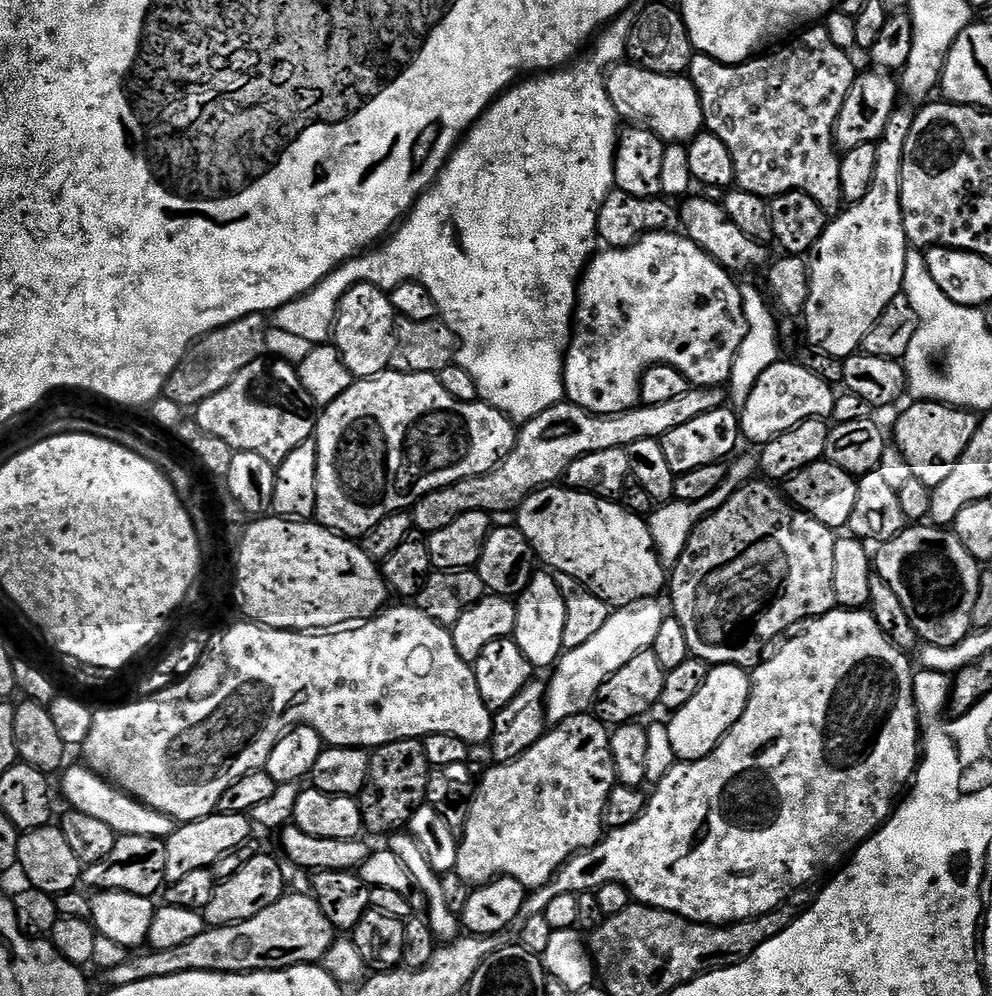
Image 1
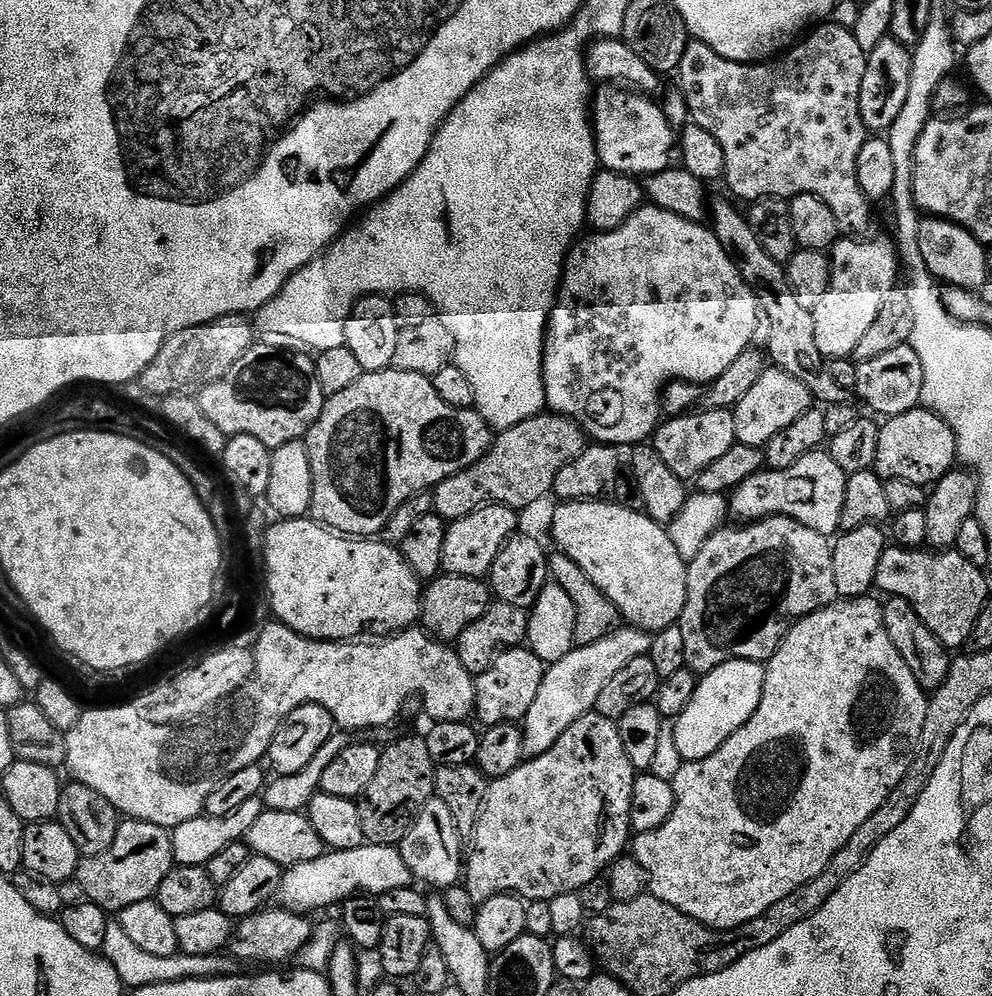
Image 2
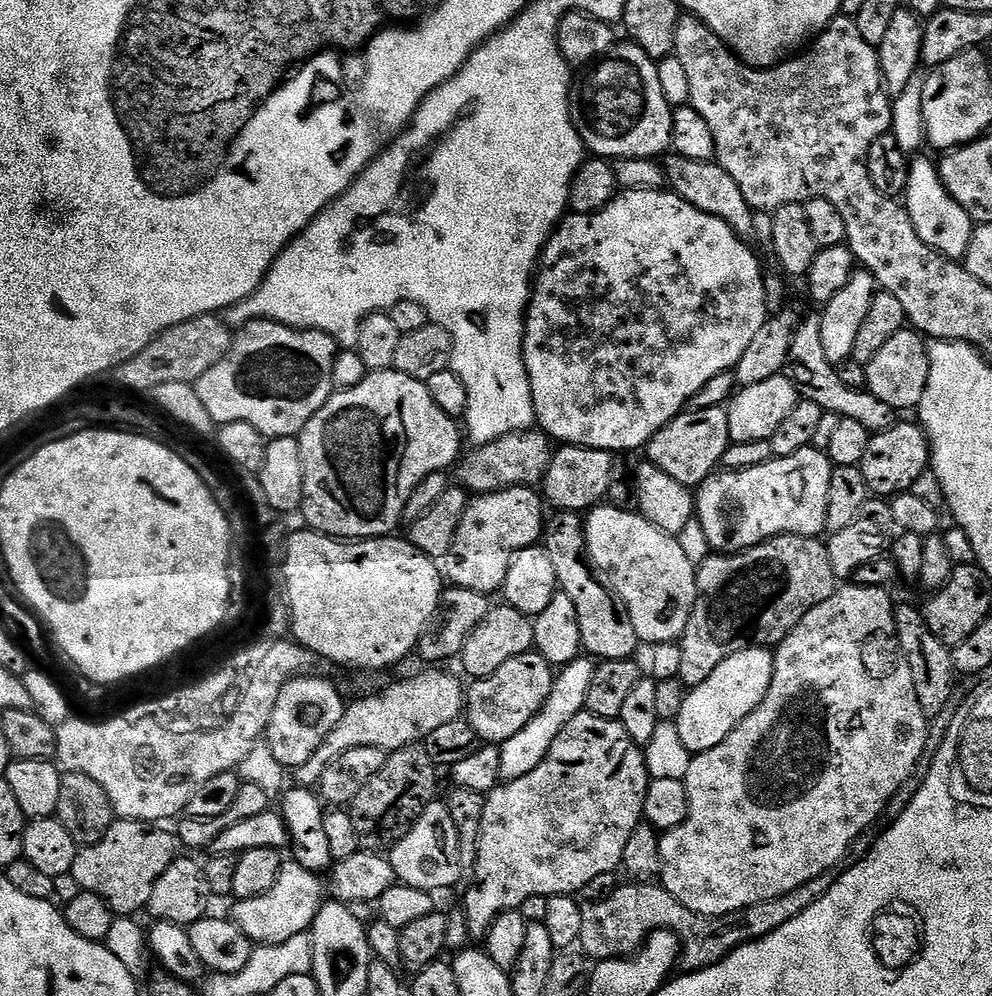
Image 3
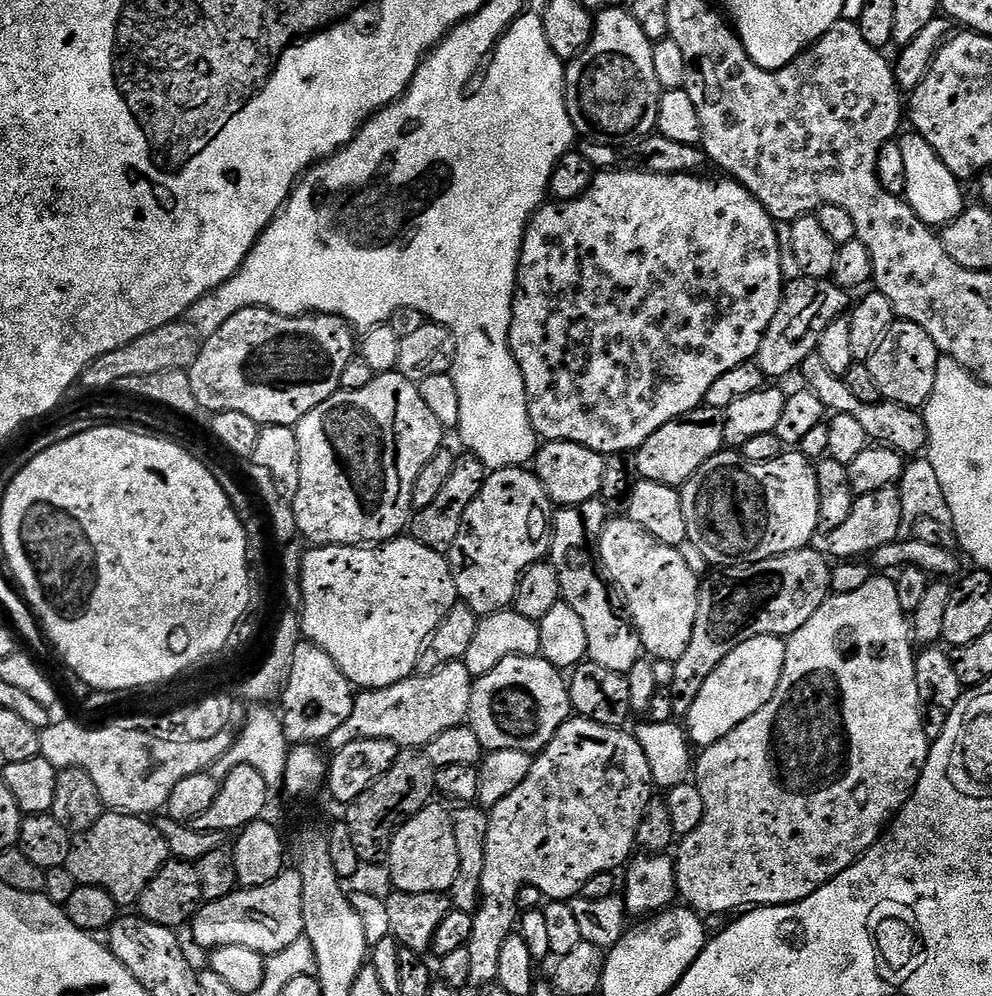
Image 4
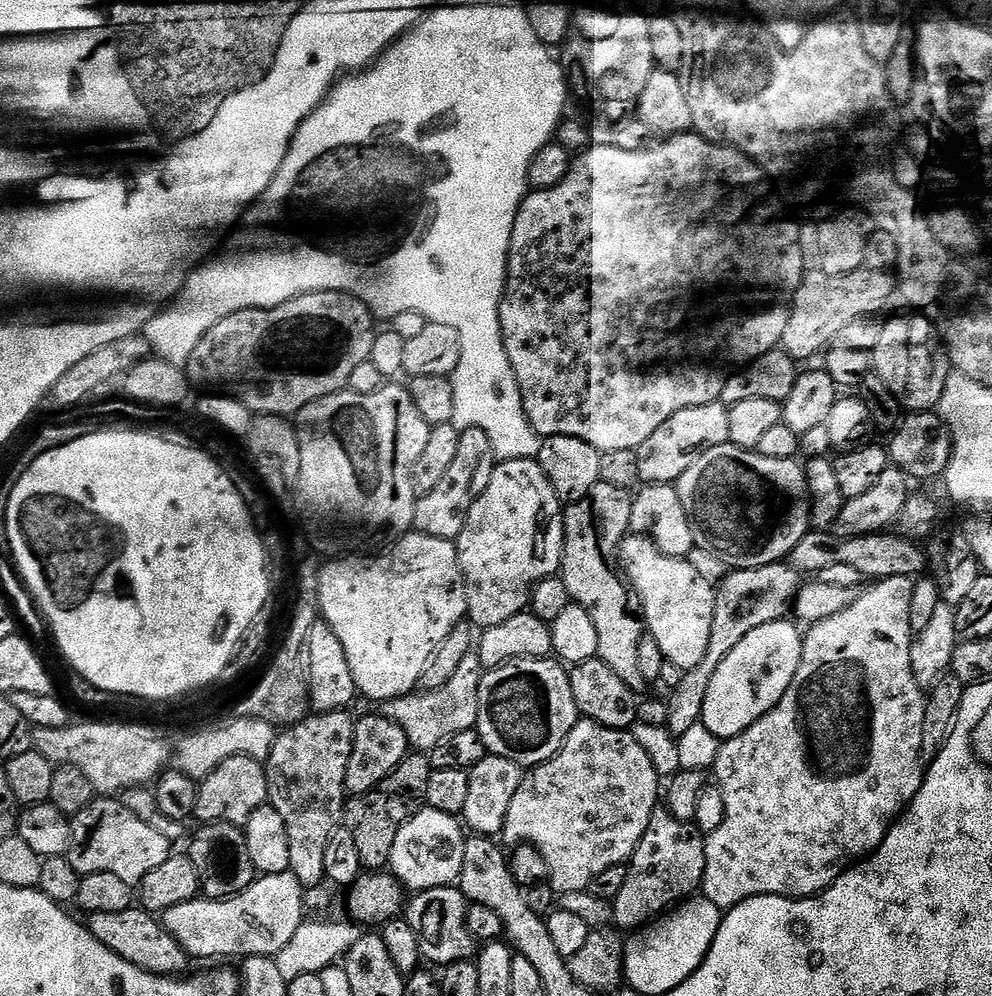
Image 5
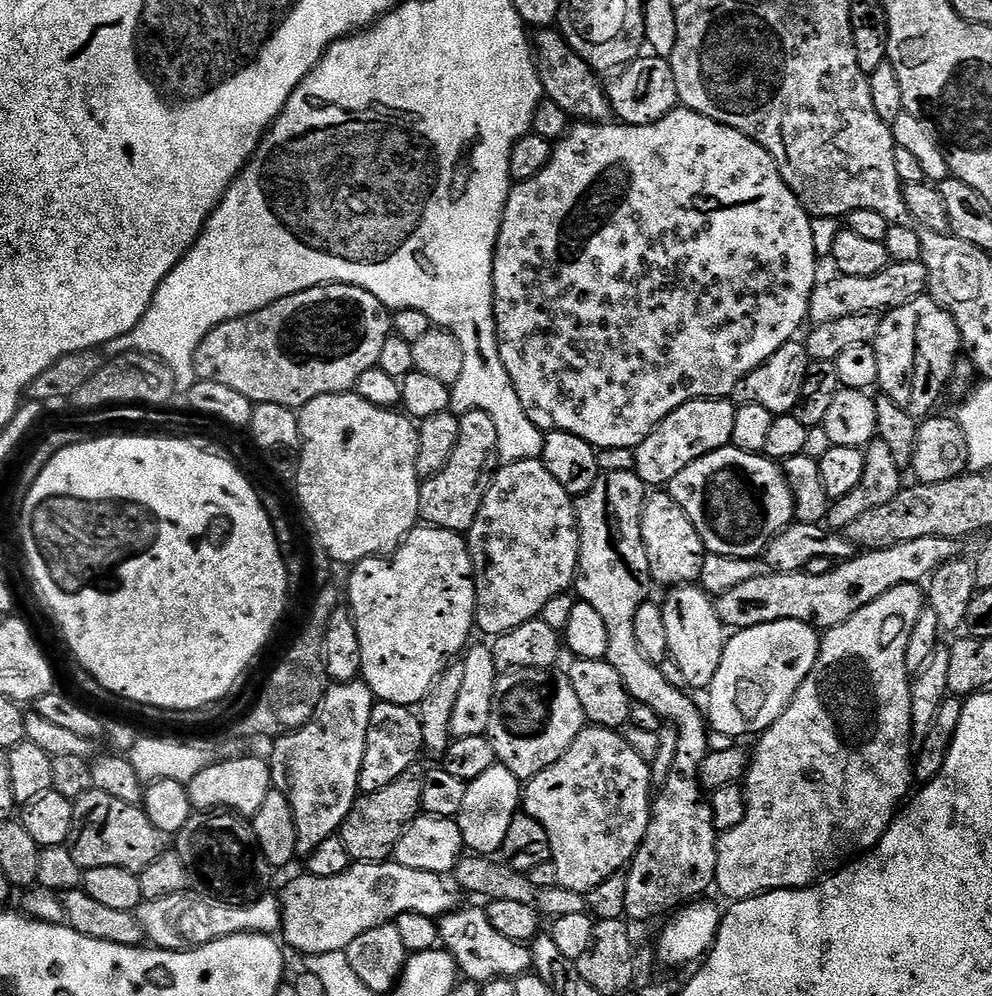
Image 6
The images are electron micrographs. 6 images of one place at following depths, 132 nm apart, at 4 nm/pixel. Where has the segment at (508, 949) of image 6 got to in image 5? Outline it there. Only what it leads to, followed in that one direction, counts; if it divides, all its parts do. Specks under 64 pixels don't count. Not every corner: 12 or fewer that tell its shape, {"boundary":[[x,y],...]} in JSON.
{"boundary":[[456,886],[417,892],[406,919],[420,954],[447,966],[477,955]]}

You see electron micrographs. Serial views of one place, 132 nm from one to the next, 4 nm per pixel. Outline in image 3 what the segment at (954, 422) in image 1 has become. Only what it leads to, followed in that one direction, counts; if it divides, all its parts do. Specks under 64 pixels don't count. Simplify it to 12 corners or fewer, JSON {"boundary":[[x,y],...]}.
{"boundary":[[919,423],[877,432],[858,467],[872,496],[917,487],[932,446]]}

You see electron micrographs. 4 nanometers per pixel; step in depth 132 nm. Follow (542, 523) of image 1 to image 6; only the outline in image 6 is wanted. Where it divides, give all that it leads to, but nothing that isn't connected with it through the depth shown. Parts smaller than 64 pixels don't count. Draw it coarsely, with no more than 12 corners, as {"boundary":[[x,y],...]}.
{"boundary":[[676,586],[662,600],[671,660],[706,690],[726,629],[713,597]]}

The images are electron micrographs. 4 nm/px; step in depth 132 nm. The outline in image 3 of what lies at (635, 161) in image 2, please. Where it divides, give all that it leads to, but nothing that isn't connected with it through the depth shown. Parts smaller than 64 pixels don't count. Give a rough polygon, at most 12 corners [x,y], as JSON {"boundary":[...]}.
{"boundary":[[620,42],[568,97],[585,149],[612,162],[672,147],[657,61]]}

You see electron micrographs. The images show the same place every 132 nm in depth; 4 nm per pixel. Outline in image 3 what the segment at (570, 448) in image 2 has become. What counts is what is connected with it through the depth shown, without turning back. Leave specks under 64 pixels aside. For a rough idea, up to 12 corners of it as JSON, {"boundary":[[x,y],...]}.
{"boundary":[[543,430],[475,445],[454,468],[476,496],[539,485],[554,441]]}

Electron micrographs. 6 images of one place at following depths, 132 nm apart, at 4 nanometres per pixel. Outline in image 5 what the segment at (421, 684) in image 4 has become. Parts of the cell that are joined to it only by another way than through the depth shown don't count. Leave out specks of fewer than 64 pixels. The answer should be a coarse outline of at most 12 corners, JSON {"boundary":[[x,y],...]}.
{"boundary":[[479,651],[433,692],[389,700],[382,715],[417,753],[478,722]]}

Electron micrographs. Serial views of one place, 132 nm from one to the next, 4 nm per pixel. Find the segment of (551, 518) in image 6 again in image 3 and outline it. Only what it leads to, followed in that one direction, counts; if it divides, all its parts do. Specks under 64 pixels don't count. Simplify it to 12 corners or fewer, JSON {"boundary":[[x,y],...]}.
{"boundary":[[535,487],[469,499],[442,561],[449,585],[499,593],[518,550],[540,544]]}

